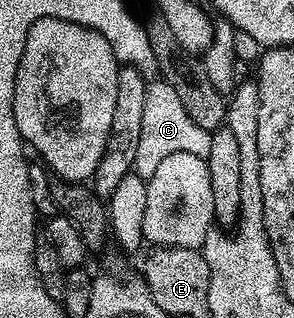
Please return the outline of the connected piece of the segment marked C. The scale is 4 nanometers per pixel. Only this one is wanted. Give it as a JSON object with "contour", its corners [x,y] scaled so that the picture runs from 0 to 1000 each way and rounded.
{"contour":[[[558,255],[503,258],[500,286],[480,302],[486,352],[473,362],[473,412],[459,440],[456,547],[507,566],[534,535],[534,519],[585,481],[656,481],[701,500],[718,465],[718,415],[701,412],[629,349],[588,267]]]}

